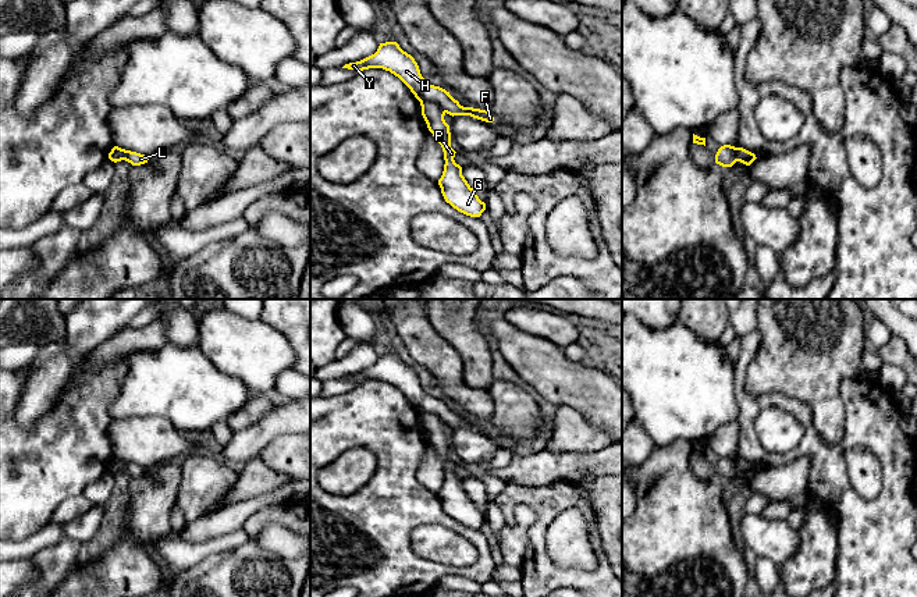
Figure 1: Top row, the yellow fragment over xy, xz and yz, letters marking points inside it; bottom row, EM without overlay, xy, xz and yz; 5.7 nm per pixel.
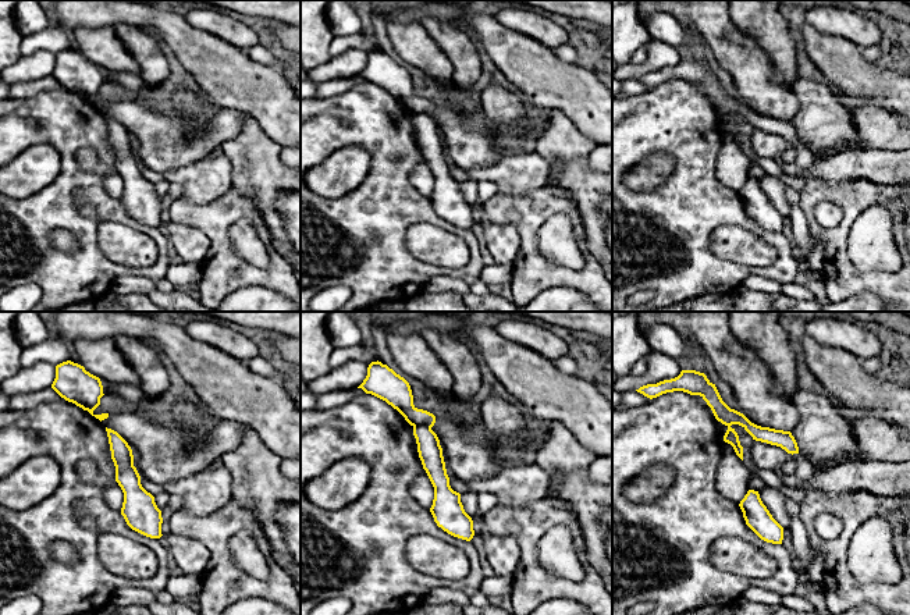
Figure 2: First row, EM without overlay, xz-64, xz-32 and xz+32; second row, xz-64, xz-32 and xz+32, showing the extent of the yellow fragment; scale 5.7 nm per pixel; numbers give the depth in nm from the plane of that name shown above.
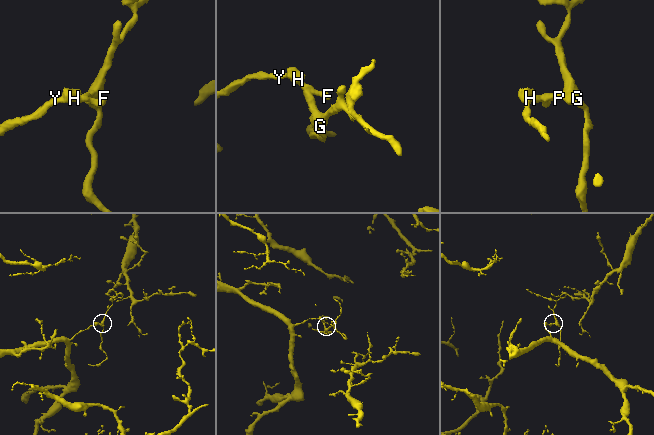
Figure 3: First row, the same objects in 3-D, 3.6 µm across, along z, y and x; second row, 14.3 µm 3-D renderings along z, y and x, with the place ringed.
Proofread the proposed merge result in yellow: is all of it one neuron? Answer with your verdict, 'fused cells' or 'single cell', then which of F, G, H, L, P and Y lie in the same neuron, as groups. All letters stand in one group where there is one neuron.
fused cells; groups F H L Y / G P

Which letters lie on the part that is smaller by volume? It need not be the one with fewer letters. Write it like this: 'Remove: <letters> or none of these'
Remove: G, P

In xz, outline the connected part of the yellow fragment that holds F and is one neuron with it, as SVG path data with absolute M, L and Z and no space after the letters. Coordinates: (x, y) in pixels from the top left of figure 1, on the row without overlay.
M397 353L380 355L374 366L356 374L345 376L342 380L359 384L369 380L383 380L398 388L420 415L436 413L452 429L470 427L486 434L494 433L494 429L487 422L463 419L445 401L427 395L415 370L404 363Z

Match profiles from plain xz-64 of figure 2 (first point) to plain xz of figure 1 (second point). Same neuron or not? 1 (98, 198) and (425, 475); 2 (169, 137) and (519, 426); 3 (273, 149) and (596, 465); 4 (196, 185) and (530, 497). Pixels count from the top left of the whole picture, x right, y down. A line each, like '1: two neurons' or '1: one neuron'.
1: two neurons
2: two neurons
3: two neurons
4: two neurons

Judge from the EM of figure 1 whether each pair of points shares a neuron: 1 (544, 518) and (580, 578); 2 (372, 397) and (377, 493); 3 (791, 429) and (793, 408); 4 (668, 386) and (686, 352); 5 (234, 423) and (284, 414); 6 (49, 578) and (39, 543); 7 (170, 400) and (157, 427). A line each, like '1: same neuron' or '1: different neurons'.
1: same neuron
2: same neuron
3: different neurons
4: same neuron
5: different neurons
6: different neurons
7: different neurons

